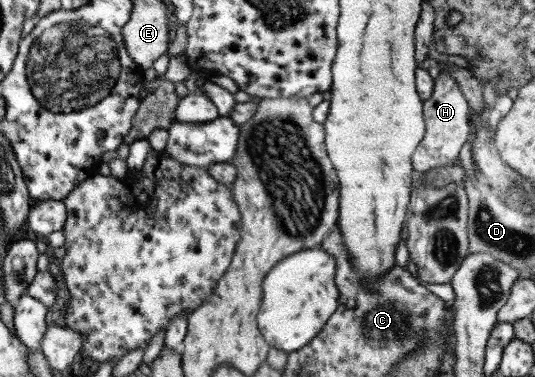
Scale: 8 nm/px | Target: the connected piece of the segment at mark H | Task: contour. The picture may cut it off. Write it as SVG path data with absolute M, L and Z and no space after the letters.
M440 73L434 79L432 95L423 101L425 135L412 155L412 166L417 173L431 174L436 168L454 165L459 161L462 146L470 137L470 109L458 81L448 74Z

